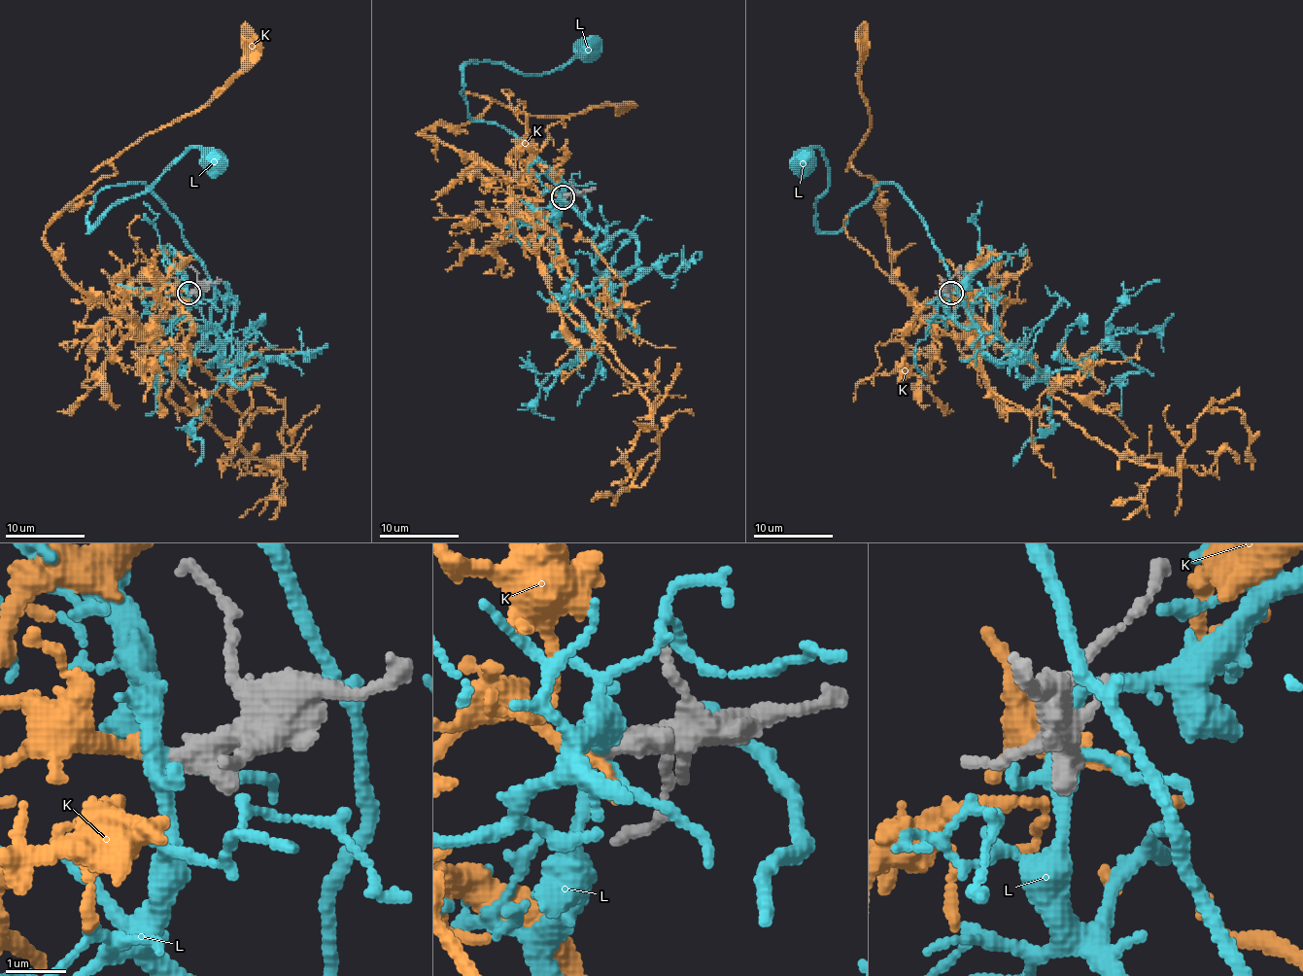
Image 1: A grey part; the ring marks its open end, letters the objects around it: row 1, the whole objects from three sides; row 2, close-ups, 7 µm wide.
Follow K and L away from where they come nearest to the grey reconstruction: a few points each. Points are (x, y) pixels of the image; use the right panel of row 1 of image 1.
K: (951, 294), (963, 294), (967, 323), (915, 309), (891, 269), (877, 184), (849, 161), (870, 131), (863, 21)
L: (949, 292), (965, 328), (925, 222), (891, 181), (821, 231), (827, 163), (813, 148), (800, 165)

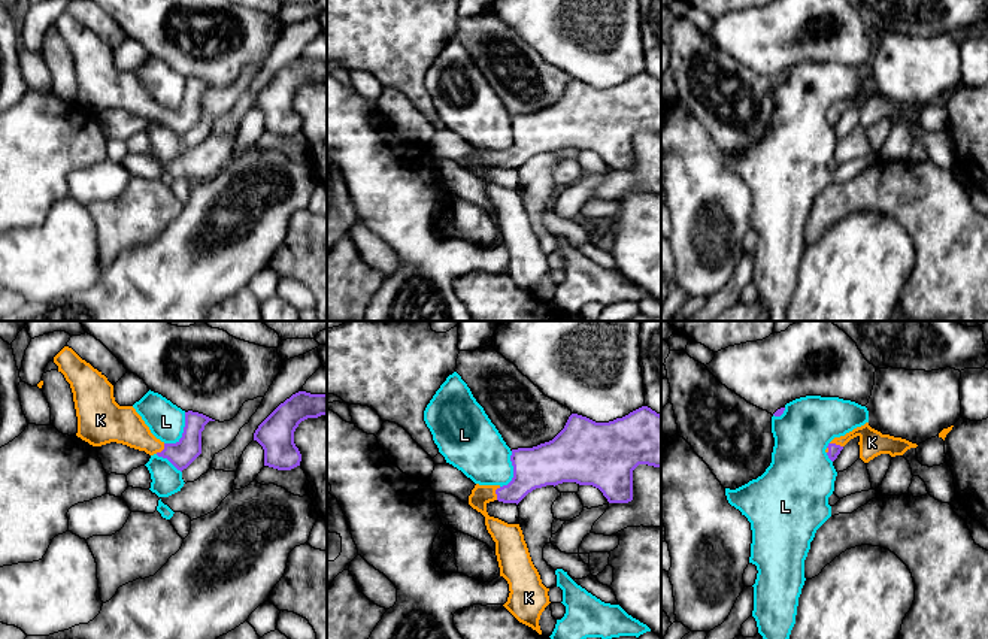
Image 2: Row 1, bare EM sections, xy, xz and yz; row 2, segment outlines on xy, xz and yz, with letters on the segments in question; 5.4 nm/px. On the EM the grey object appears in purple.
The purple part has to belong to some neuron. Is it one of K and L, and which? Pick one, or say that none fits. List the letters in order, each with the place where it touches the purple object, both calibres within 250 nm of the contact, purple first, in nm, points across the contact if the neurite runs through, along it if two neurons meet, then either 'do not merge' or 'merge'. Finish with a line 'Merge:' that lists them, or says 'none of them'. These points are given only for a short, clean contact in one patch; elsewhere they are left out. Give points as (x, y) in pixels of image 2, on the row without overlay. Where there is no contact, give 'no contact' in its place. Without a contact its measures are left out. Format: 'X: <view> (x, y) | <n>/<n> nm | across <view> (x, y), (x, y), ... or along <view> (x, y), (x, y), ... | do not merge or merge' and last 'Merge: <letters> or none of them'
K: xz (496, 159) | 220/150 nm | across xz (533, 133), (508, 159), (496, 159), (484, 178), (508, 203) | merge
L: xy (182, 99) | 140/200 nm | do not merge
Merge: K

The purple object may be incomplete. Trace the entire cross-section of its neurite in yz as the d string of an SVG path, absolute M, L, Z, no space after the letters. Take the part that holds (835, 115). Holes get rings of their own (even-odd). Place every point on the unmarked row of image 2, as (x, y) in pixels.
M866 88L845 102L834 103L825 115L828 124L834 127L843 112L857 102L860 103L860 124L864 128L869 128L881 119L889 119L891 122L903 121L907 115L918 112L916 109L912 109L906 105L882 100L881 97L872 94L869 88Z

